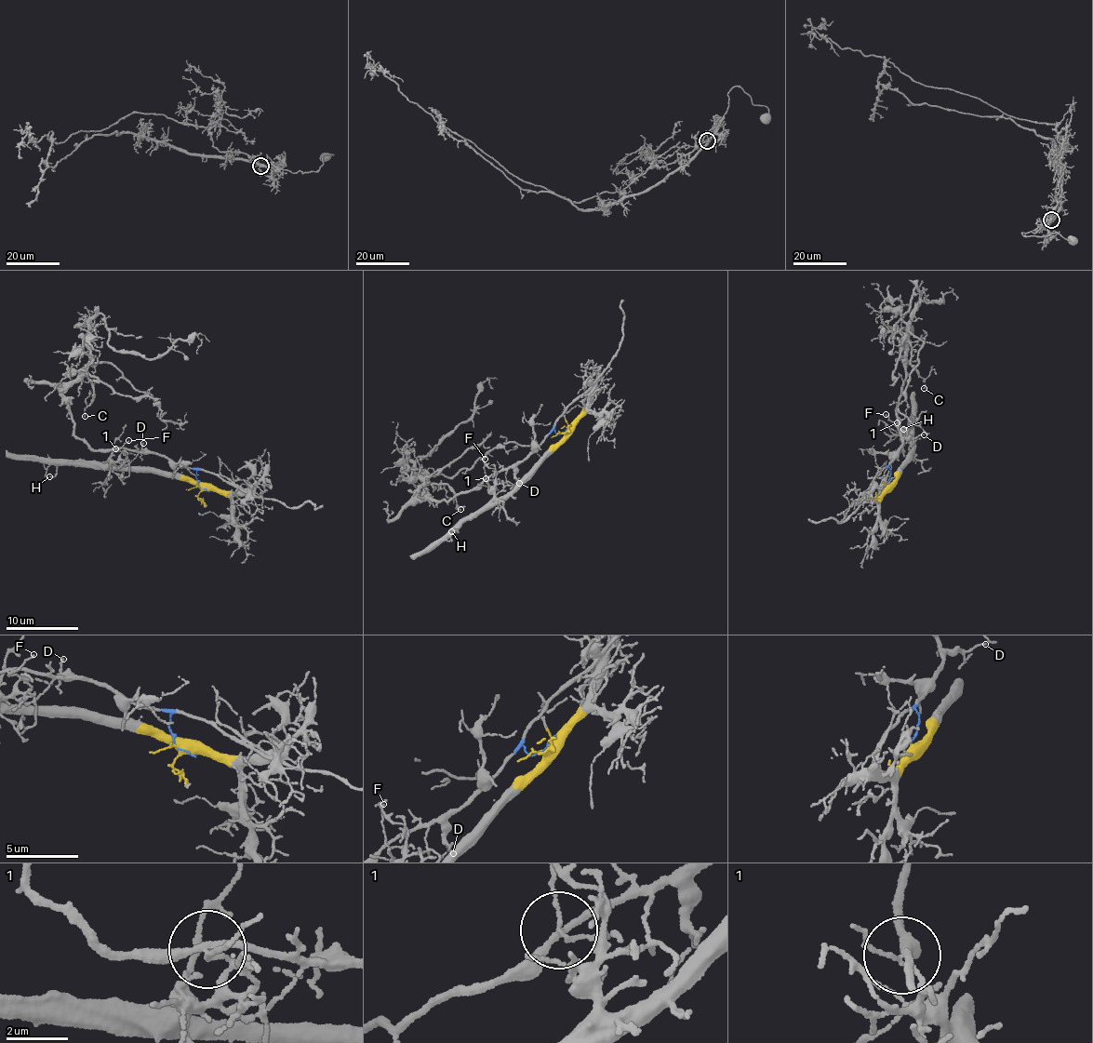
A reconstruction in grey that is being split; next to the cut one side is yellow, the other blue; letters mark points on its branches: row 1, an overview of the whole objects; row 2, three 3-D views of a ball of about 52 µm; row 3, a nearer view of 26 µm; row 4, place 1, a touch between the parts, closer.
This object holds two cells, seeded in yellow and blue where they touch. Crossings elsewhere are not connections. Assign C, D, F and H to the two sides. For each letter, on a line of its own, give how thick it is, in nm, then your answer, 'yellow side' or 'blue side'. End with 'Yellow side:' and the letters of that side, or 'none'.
C: 80 nm | blue side
D: 120 nm | blue side
F: 100 nm | yellow side
H: 110 nm | yellow side
Yellow side: F, H

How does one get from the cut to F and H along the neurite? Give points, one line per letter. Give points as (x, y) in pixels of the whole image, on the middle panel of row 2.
F: (566, 431), (566, 435), (510, 493), (499, 497), (493, 488), (493, 480), (486, 478), (484, 468), (485, 458)
H: (566, 431), (566, 435), (510, 493), (493, 501), (458, 528), (458, 532), (451, 530)

